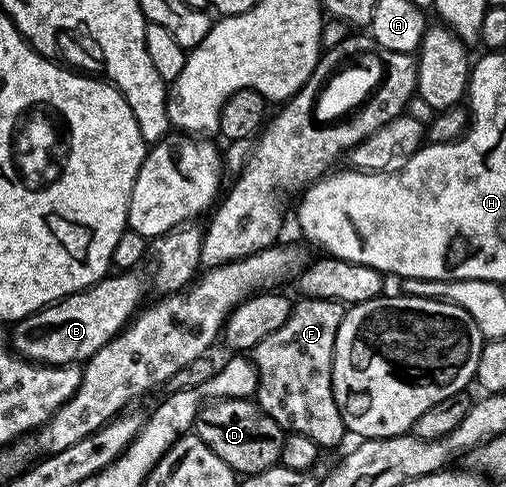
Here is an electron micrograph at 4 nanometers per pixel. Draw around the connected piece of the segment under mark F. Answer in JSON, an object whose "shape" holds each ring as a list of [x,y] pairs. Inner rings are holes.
{"shape":[[[302,297],[300,301],[293,302],[293,311],[291,316],[287,316],[287,324],[271,332],[271,336],[263,336],[263,340],[259,340],[259,344],[251,351],[259,376],[255,401],[260,410],[271,416],[271,420],[275,420],[275,424],[279,424],[289,434],[307,436],[315,440],[318,448],[337,446],[347,438],[347,431],[333,395],[333,353],[335,336],[339,332],[339,324],[343,324],[346,307],[335,300],[322,298]]]}

